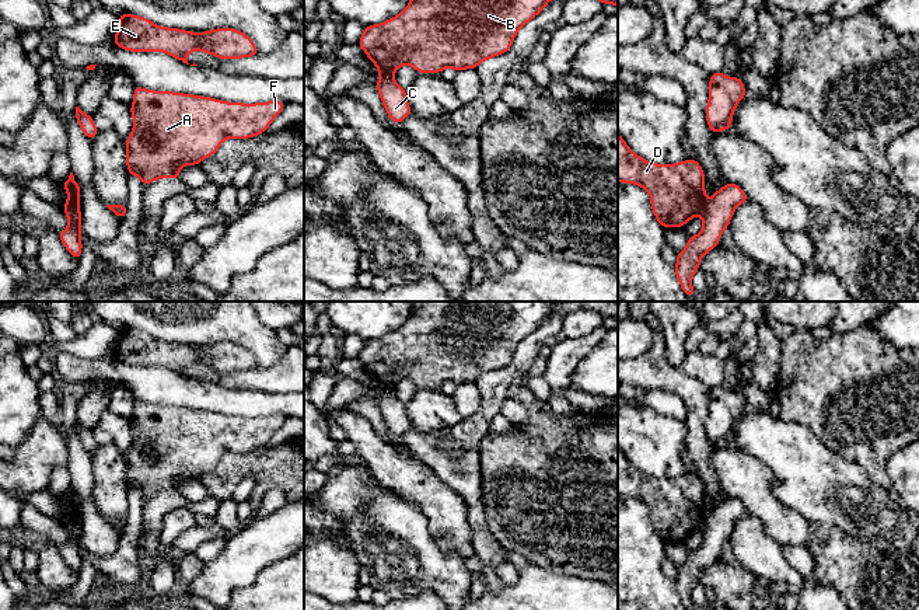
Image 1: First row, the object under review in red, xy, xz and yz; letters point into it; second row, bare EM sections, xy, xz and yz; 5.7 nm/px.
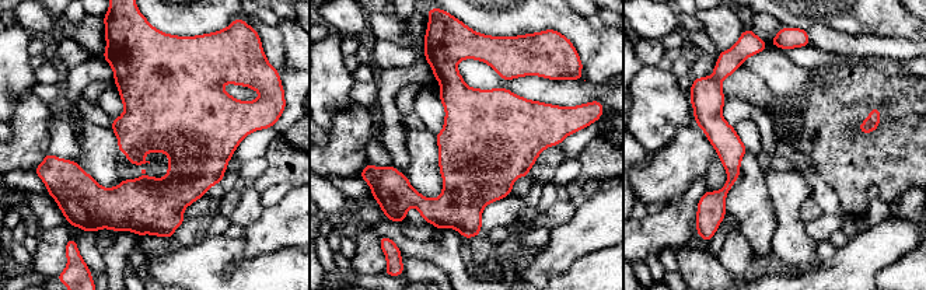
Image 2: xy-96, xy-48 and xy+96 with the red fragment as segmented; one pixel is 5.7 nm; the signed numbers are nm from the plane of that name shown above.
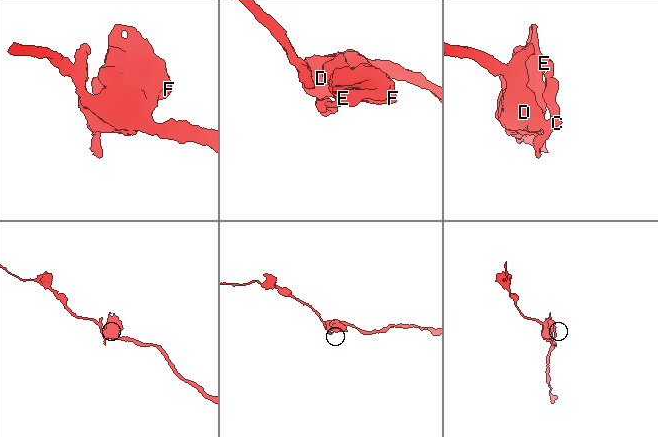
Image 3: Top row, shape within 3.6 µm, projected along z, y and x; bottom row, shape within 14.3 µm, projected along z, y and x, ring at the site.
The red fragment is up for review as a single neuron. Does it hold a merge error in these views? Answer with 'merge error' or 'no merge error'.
merge error

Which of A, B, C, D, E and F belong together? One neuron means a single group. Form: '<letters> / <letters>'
A B D E F / C

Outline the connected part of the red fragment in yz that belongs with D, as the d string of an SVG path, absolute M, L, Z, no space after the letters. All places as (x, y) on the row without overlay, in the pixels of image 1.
M619 447L618 496L635 498L647 505L654 531L664 543L684 541L705 524L705 487L696 474L650 477L633 467Z

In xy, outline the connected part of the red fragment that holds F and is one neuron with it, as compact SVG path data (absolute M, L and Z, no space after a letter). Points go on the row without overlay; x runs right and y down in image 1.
M134 400L130 421L133 445L125 454L129 489L137 489L143 499L158 492L179 494L184 480L199 480L203 473L213 470L226 453L248 453L263 447L283 423L284 416L280 414L241 418Z

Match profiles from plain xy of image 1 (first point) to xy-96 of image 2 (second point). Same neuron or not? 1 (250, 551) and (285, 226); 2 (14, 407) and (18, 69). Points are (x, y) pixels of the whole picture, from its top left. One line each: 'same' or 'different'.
1: same
2: same

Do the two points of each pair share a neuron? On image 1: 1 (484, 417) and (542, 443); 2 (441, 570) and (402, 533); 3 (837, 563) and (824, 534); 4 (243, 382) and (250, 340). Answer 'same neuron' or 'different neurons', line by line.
1: different neurons
2: same neuron
3: same neuron
4: different neurons

